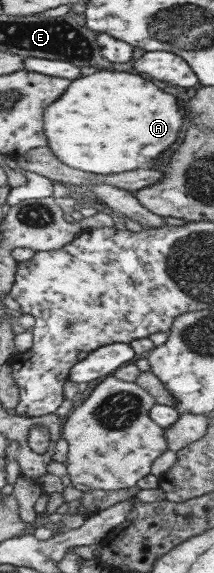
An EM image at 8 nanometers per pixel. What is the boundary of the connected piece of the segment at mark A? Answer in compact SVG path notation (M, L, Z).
M97 72L73 81L67 96L46 111L46 133L55 156L73 168L113 175L145 168L179 140L185 114L175 94L127 72Z

